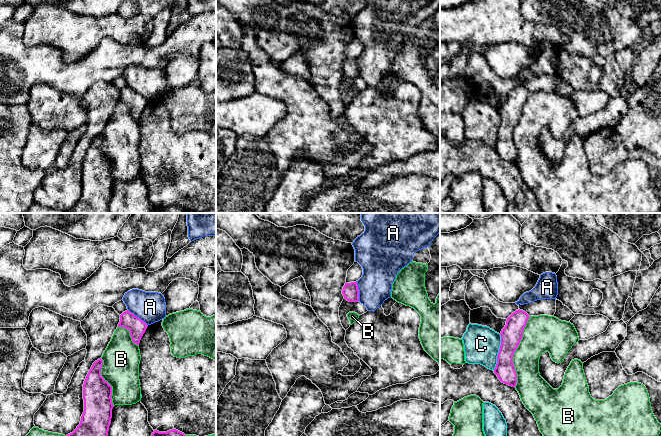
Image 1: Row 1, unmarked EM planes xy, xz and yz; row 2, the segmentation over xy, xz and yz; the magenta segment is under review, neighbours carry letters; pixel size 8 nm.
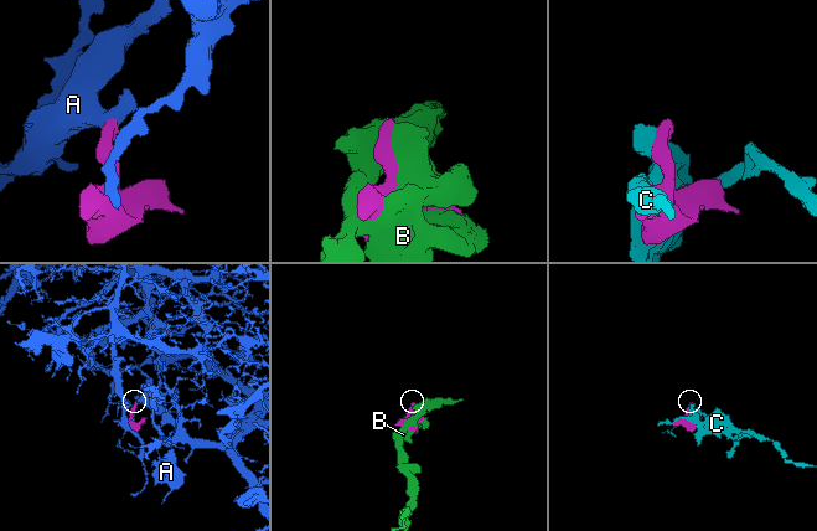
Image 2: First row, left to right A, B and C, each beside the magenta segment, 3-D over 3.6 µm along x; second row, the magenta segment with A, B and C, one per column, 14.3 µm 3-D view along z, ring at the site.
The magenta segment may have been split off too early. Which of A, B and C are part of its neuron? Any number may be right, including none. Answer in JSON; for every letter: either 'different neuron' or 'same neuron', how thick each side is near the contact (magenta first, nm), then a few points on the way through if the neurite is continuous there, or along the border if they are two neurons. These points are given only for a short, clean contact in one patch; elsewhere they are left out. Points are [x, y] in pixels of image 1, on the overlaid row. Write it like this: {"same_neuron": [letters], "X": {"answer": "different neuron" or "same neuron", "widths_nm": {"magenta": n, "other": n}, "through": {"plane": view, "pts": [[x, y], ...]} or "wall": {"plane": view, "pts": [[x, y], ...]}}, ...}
{"same_neuron": [], "A": {"answer": "different neuron", "widths_nm": {"magenta": 140, "other": 240}, "wall": {"plane": "xy", "pts": [[127, 310], [139, 317], [147, 325]]}}, "B": {"answer": "different neuron", "widths_nm": {"magenta": 170, "other": 280}}, "C": {"answer": "different neuron", "widths_nm": {"magenta": 170, "other": 280}}}

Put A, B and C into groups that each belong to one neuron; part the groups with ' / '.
A / B / C

